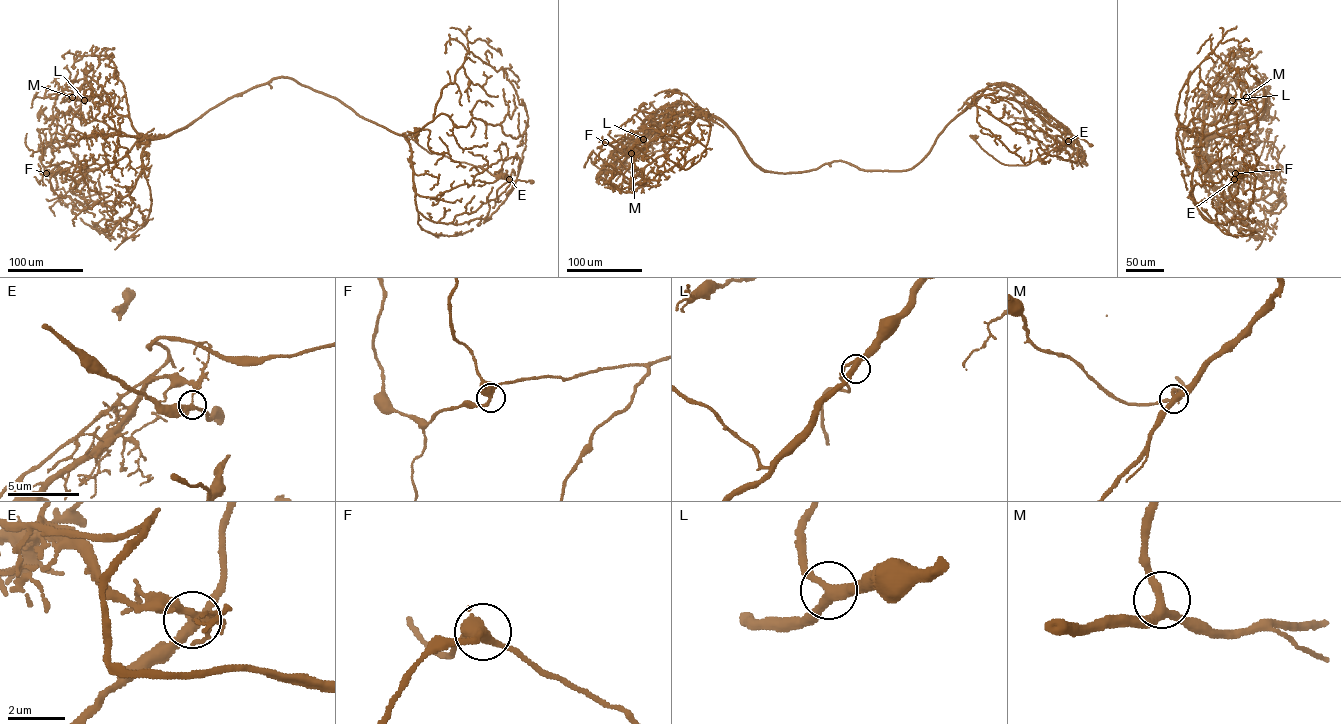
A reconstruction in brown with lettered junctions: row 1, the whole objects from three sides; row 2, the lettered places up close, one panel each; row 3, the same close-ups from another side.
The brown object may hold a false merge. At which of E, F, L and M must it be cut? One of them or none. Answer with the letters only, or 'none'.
E

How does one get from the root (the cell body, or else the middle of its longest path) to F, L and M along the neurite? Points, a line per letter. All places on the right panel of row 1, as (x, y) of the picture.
F: (1238, 181), (1206, 220), (1199, 143), (1261, 111), (1255, 77), (1264, 112), (1205, 139), (1235, 173)
L: (1238, 181), (1206, 220), (1201, 140), (1261, 111), (1254, 77), (1264, 112), (1204, 138), (1212, 98), (1232, 100)
M: (1238, 181), (1206, 220), (1201, 140), (1263, 86), (1250, 124), (1202, 121), (1246, 97)

